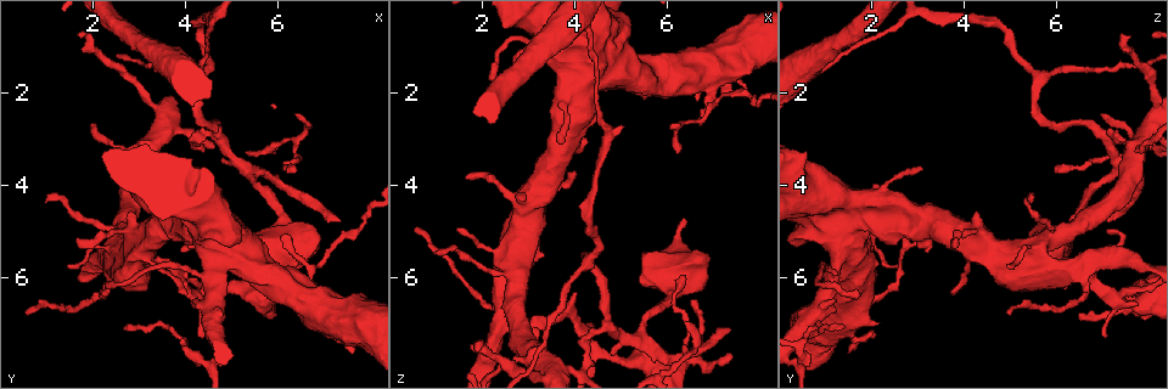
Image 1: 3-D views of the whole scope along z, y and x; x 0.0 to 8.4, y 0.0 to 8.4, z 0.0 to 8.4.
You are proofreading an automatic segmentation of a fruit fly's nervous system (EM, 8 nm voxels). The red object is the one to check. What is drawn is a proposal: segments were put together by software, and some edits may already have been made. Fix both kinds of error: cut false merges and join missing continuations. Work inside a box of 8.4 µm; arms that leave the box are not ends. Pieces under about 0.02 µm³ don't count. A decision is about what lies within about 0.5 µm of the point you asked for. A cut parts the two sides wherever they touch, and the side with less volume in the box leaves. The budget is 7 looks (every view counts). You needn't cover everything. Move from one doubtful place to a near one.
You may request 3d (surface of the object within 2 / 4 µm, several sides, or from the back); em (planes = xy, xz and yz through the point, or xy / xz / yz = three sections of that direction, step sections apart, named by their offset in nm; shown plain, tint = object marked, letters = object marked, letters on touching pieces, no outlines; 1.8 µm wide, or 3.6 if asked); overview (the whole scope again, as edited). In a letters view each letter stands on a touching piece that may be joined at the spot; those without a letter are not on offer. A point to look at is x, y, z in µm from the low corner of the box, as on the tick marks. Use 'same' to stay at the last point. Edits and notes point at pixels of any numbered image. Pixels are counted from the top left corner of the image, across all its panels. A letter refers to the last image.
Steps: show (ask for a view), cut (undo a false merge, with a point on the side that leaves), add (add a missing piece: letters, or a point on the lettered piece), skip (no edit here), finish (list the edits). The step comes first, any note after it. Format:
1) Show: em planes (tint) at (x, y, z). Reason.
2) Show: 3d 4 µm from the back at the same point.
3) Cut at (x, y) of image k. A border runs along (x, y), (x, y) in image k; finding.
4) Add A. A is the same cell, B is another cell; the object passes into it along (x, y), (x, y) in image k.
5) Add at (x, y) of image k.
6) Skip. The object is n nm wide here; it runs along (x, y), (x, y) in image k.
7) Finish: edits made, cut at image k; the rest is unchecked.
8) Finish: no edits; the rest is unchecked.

Show: em 3.6 µm xy step 16 (letters) at (7.35, 4.80, 7.10). Tapers out.

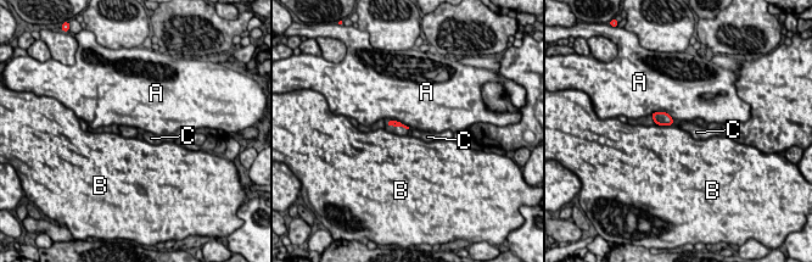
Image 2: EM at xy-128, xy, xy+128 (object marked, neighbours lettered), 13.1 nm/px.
Show: em 3.6 µm planes (letters) at the same point.

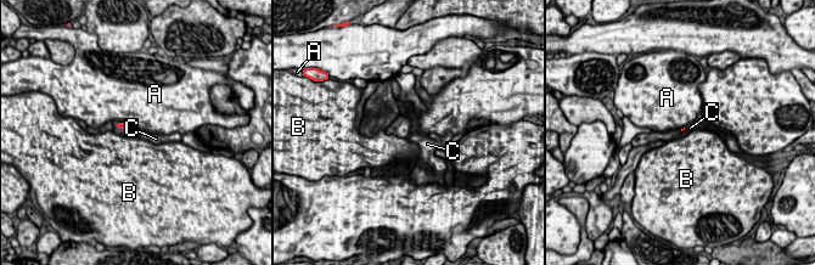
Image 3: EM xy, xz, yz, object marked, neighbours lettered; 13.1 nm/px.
Skip. The longest contact is with A, 300 nm; A, B and C are other cells; a border runs along (118, 120), (130, 124), (138, 130) in image 3; none of them fits.

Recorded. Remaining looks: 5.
Show: em planes (letters) at (4.50, 6.30, 7.55). Three arms meet.

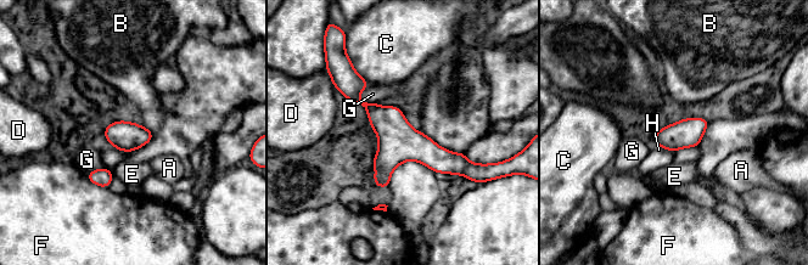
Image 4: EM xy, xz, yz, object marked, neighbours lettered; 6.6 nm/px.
Skip. A, B, C, D, E, F, G and H are other cells; all the same neuron.

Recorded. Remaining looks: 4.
Show: 3d 4 µm at (5.30, 3.65, 7.30). Two arms in line, one across.

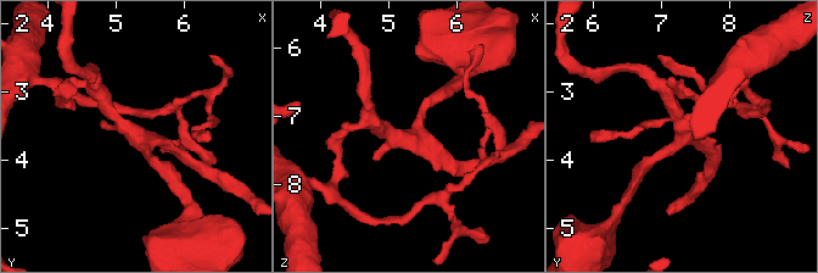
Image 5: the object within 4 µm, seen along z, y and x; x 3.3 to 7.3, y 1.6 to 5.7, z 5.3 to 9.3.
Show: em yz step 8 (letters) at (5.25, 3.65, 7.30). 3 arms meet here; the arms are 180, 200, 220 nm wide.

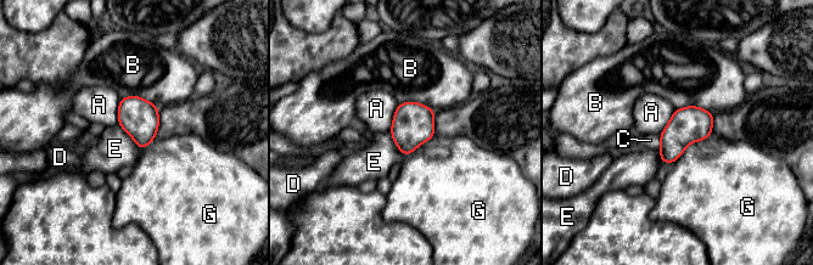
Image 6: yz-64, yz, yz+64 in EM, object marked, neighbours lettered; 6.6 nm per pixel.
Skip. The longest contact is with G, 320 nm; A, B, C, D, E and G are other cells; a border runs along (118, 123), (143, 150) in image 6; one neuron here.

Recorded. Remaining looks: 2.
Finish: no edits; the rest is unchecked.

